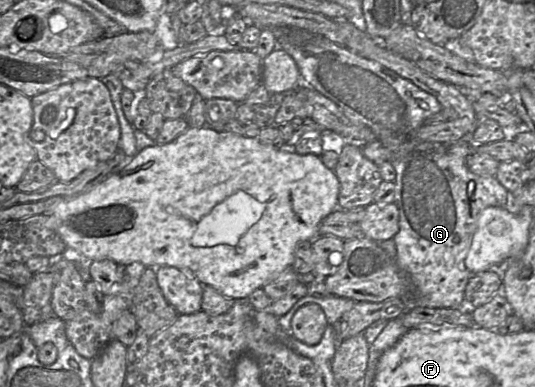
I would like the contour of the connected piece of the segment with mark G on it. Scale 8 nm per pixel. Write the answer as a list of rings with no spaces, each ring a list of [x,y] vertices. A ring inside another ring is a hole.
[[[281,35],[279,36],[279,47],[287,52],[296,62],[300,72],[301,81],[304,85],[310,86],[335,102],[344,114],[354,123],[367,126],[375,134],[376,140],[383,146],[388,148],[392,152],[392,165],[396,171],[395,178],[395,204],[399,209],[399,232],[394,236],[394,241],[397,249],[397,263],[400,268],[406,273],[413,288],[413,301],[409,303],[408,309],[415,307],[429,307],[429,308],[450,308],[450,309],[462,309],[462,303],[465,300],[465,288],[469,279],[474,276],[465,266],[465,258],[468,254],[470,246],[472,244],[473,236],[477,230],[477,220],[479,214],[488,207],[502,207],[507,208],[511,212],[519,212],[519,210],[512,206],[511,198],[509,201],[510,193],[507,189],[496,179],[495,176],[479,176],[472,173],[466,164],[467,157],[469,156],[469,147],[478,144],[472,143],[472,135],[462,137],[459,142],[452,145],[440,145],[431,142],[424,142],[418,139],[417,131],[424,124],[424,121],[440,112],[443,109],[441,103],[437,98],[426,91],[422,90],[410,80],[405,79],[388,69],[377,61],[363,58],[359,55],[352,53],[347,48],[344,48],[334,42],[327,39],[317,37],[307,43],[297,45],[288,42]]]

